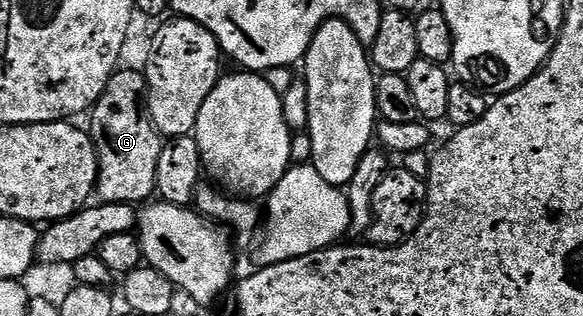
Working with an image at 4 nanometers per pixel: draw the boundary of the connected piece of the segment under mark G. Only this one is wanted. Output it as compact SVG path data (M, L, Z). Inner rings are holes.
M117 69L112 75L112 79L106 84L104 95L96 101L96 105L90 111L90 133L100 165L95 193L98 198L100 196L101 203L144 204L156 194L158 156L162 152L164 142L156 131L156 125L148 116L148 82L144 78L143 69L124 69Z

